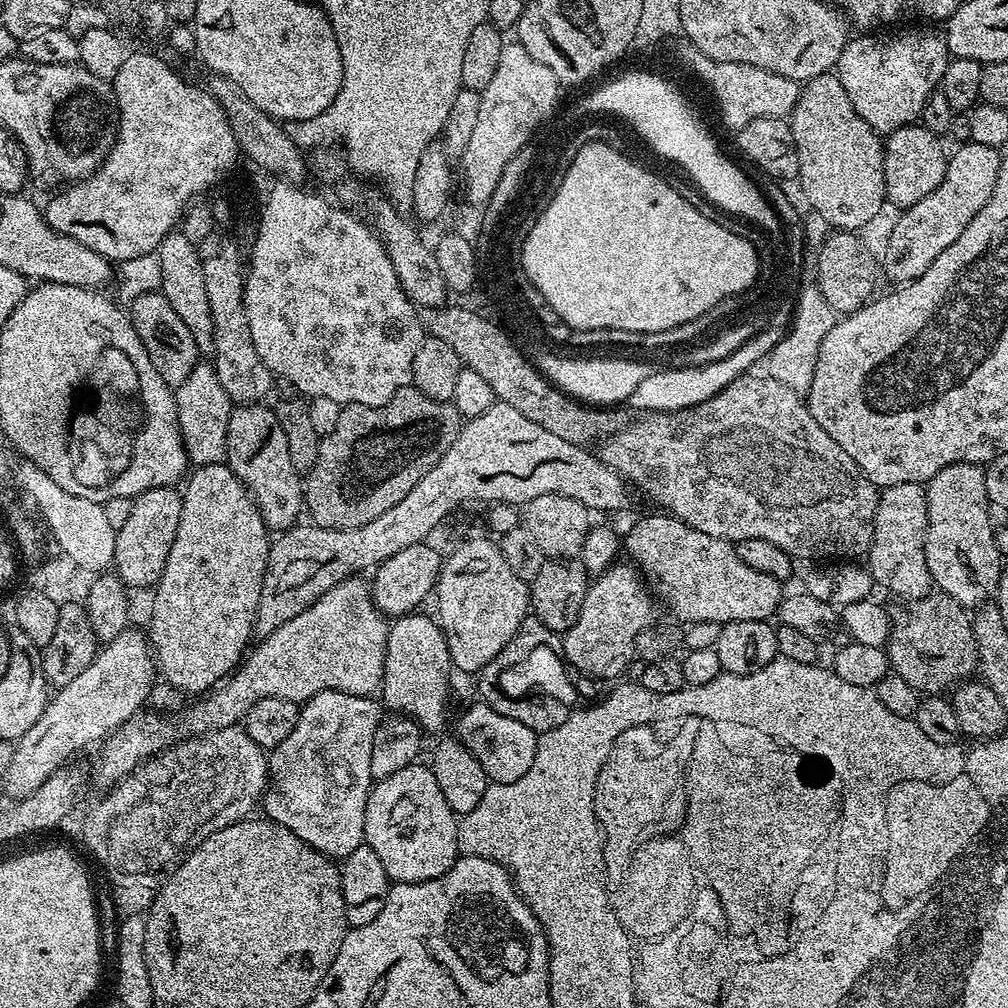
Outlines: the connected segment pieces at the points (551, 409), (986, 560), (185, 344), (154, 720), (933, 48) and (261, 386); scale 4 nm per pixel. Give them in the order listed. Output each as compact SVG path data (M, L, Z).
M459 306L423 309L420 320L427 335L442 338L442 342L454 349L463 367L486 378L499 403L514 406L518 414L526 414L526 418L530 418L530 422L538 422L542 430L550 430L550 434L558 434L558 438L566 438L566 442L571 444L592 446L592 443L595 445L603 441L621 428L622 419L616 410L589 406L557 388L512 344L503 328L494 322L472 317L470 310Z
M951 464L938 470L938 474L934 474L934 478L926 485L926 514L928 515L928 533L924 539L926 566L932 575L933 585L945 596L954 598L963 608L969 610L983 605L995 593L1000 581L1002 557L1000 547L996 544L994 527L992 528L988 511L990 505L986 494L986 478L981 465Z
M161 291L139 293L132 302L132 325L134 330L138 330L138 338L142 338L142 346L146 346L146 354L150 354L150 362L154 362L154 370L158 370L162 382L166 382L169 388L180 388L182 382L190 378L202 356L189 327L182 322Z
M360 578L344 580L338 586L326 590L326 594L322 594L322 598L318 598L309 608L302 610L298 618L290 618L290 622L282 622L278 630L263 637L259 641L260 645L256 649L253 647L245 655L235 671L219 686L201 695L197 699L200 700L197 704L192 704L181 712L168 712L165 716L160 712L141 710L109 732L102 740L104 753L101 754L100 765L96 768L97 782L104 784L103 786L111 786L123 776L129 776L144 760L157 756L183 740L239 725L244 719L246 710L250 710L250 706L254 706L254 702L262 698L282 698L303 702L327 689L351 696L373 695L372 692L375 688L377 691L381 687L384 678L384 655L388 645L389 627L389 621L372 603L369 585L365 581L363 584Z
M912 26L909 32L900 32L897 36L876 36L880 34L856 34L849 39L848 45L842 50L842 54L838 58L838 62L835 66L835 74L842 82L842 86L846 90L846 94L850 94L850 102L854 102L854 110L858 110L858 114L862 114L862 118L866 118L866 122L870 125L875 132L881 134L887 134L894 132L913 123L919 117L921 110L926 106L926 98L930 98L930 94L937 91L940 86L940 79L942 74L946 74L946 66L950 63L950 53L948 51L948 42L943 35L940 36L936 32L919 32L919 27Z
M224 240L213 246L203 257L203 273L206 276L207 301L213 314L214 342L210 355L211 363L222 382L222 390L231 398L233 405L258 404L272 388L272 371L258 358L254 350L254 338L250 334L250 322L244 305L245 261L240 261L240 252L232 240Z

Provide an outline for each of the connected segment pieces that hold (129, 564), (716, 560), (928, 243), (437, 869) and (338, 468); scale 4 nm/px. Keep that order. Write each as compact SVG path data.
M175 487L146 490L132 500L126 523L122 530L115 532L112 554L114 575L126 589L151 589L159 582L166 558L170 558L170 546L174 546L174 534L178 534L181 518L182 496Z
M656 515L660 516L642 517L628 533L625 531L622 536L622 548L626 556L628 552L627 559L635 565L645 581L654 585L655 595L659 599L661 596L662 599L668 600L668 608L677 616L673 616L677 621L685 625L694 622L718 622L723 626L730 622L768 620L775 617L776 607L782 599L781 581L775 580L770 574L750 570L750 566L746 566L746 562L738 558L735 547L729 541L710 538L710 534L694 530L676 516Z
M973 142L959 145L949 155L946 174L942 182L922 202L914 202L914 206L903 209L899 213L896 225L892 228L892 233L888 236L888 245L882 254L882 268L892 280L897 280L897 285L909 284L912 280L917 280L970 226L974 214L986 206L990 194L994 190L994 182L998 178L998 166L1002 159L1002 152L999 148L991 148L990 145L980 145Z
M410 763L402 770L394 770L394 774L376 780L368 794L364 810L364 843L371 846L374 854L378 854L378 858L382 860L382 866L386 870L389 881L397 884L413 884L438 878L458 859L457 813L452 811L452 807L442 795L438 778L434 778L431 767L427 763L420 763Z
M411 386L399 388L382 406L343 405L338 422L331 434L321 436L318 458L314 466L303 477L304 508L311 523L319 528L357 528L374 522L378 514L386 514L390 506L402 502L410 490L414 490L418 478L426 474L450 450L454 438L462 427L462 417L450 402L426 398L422 390Z

